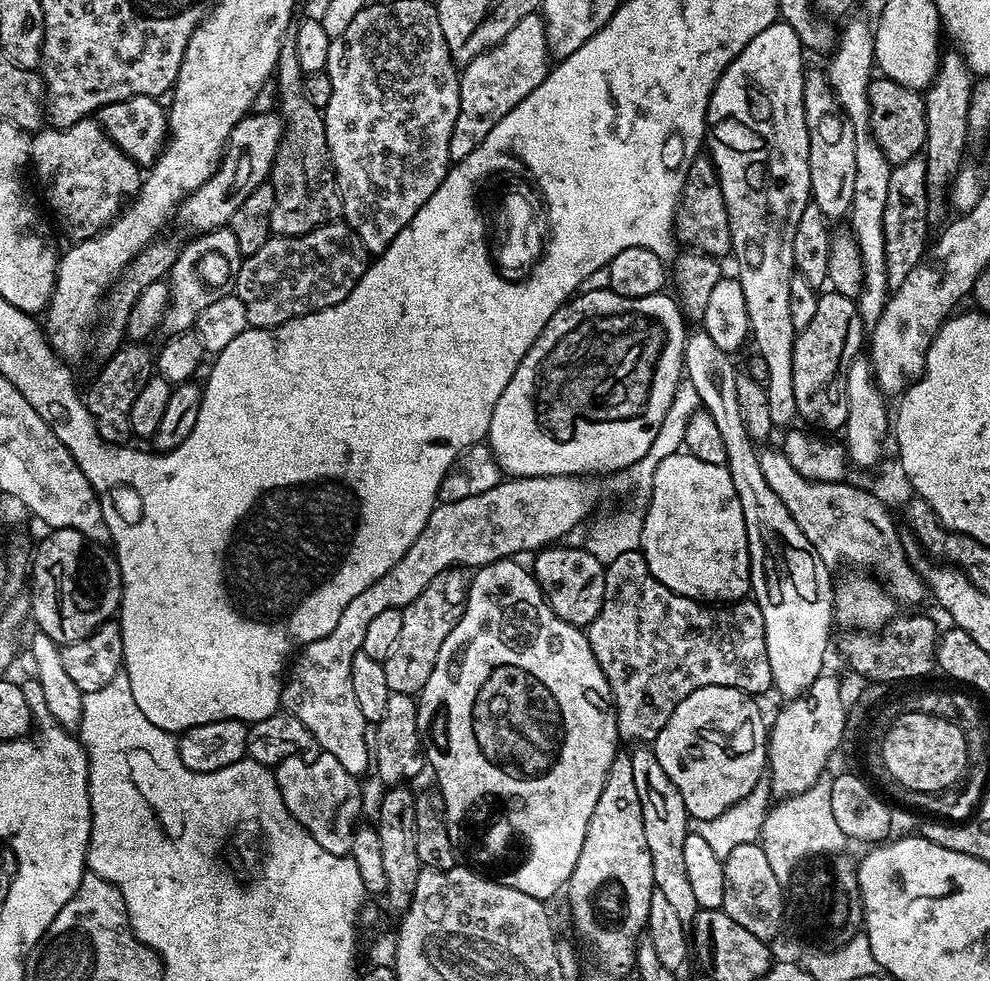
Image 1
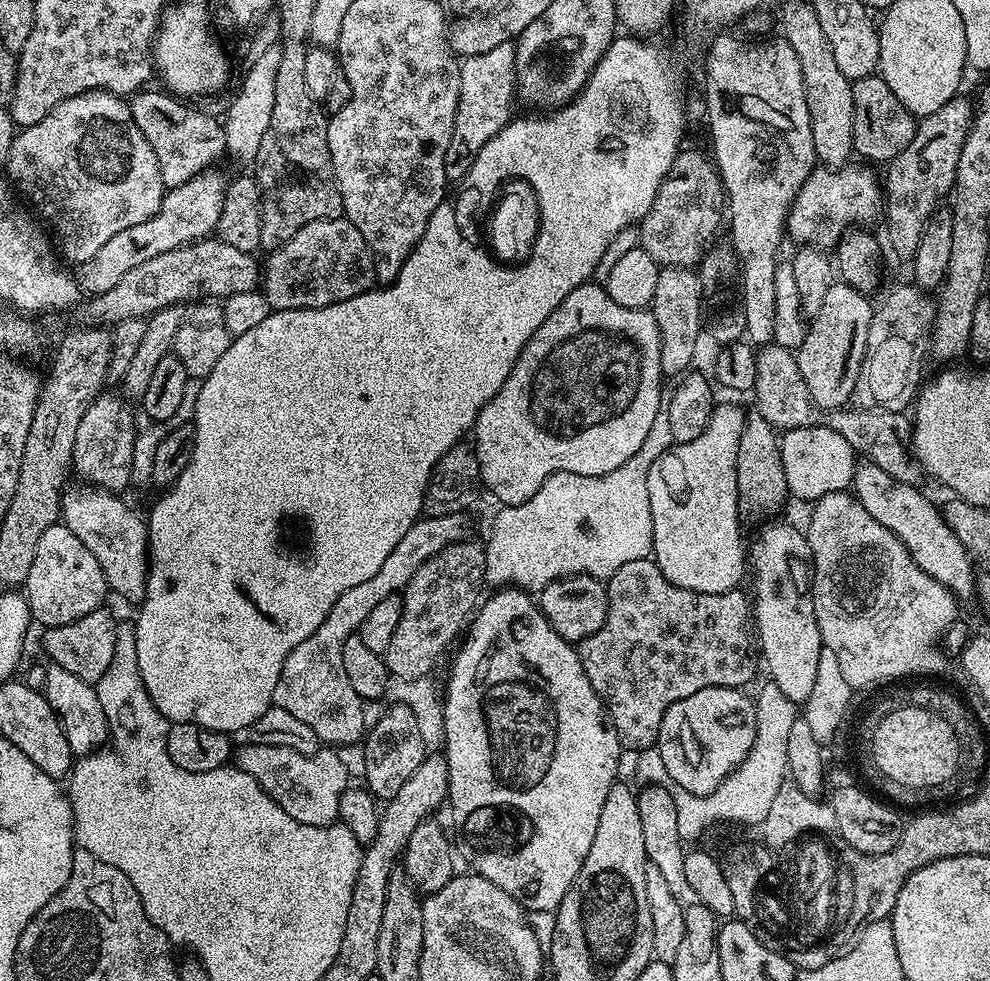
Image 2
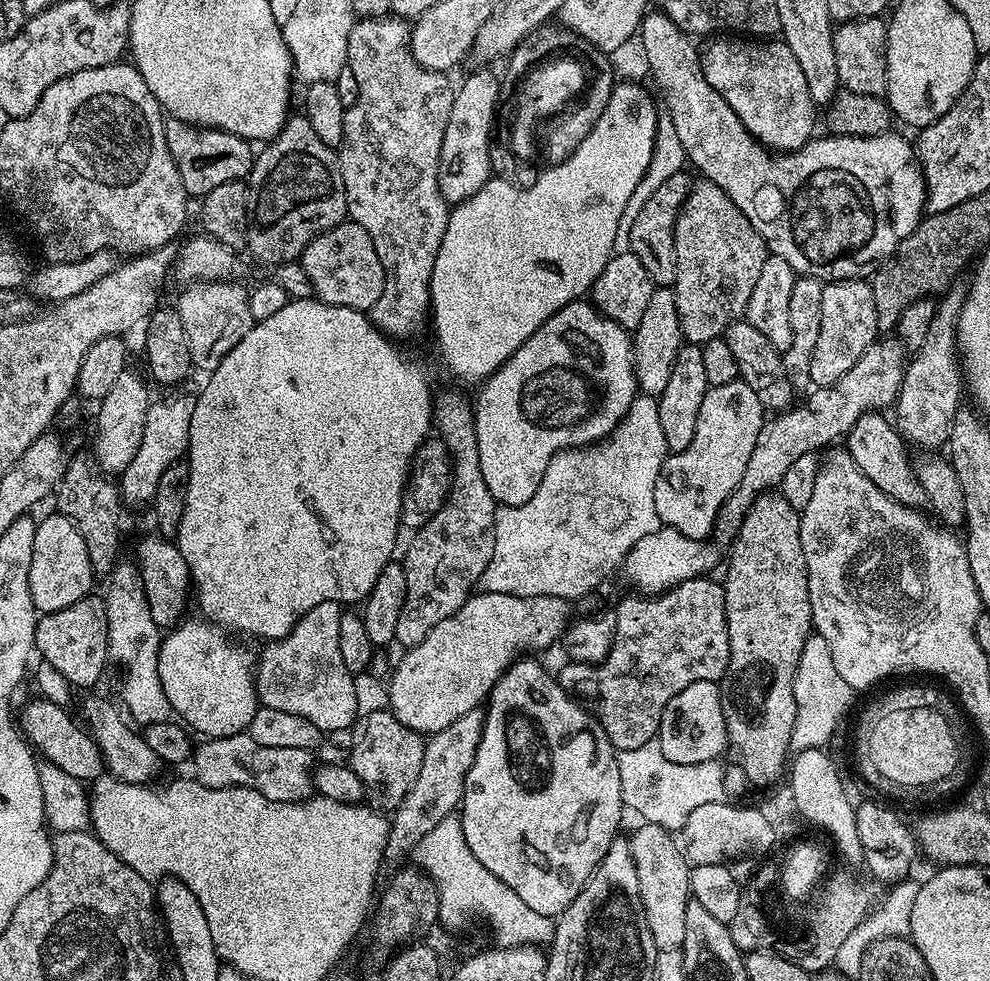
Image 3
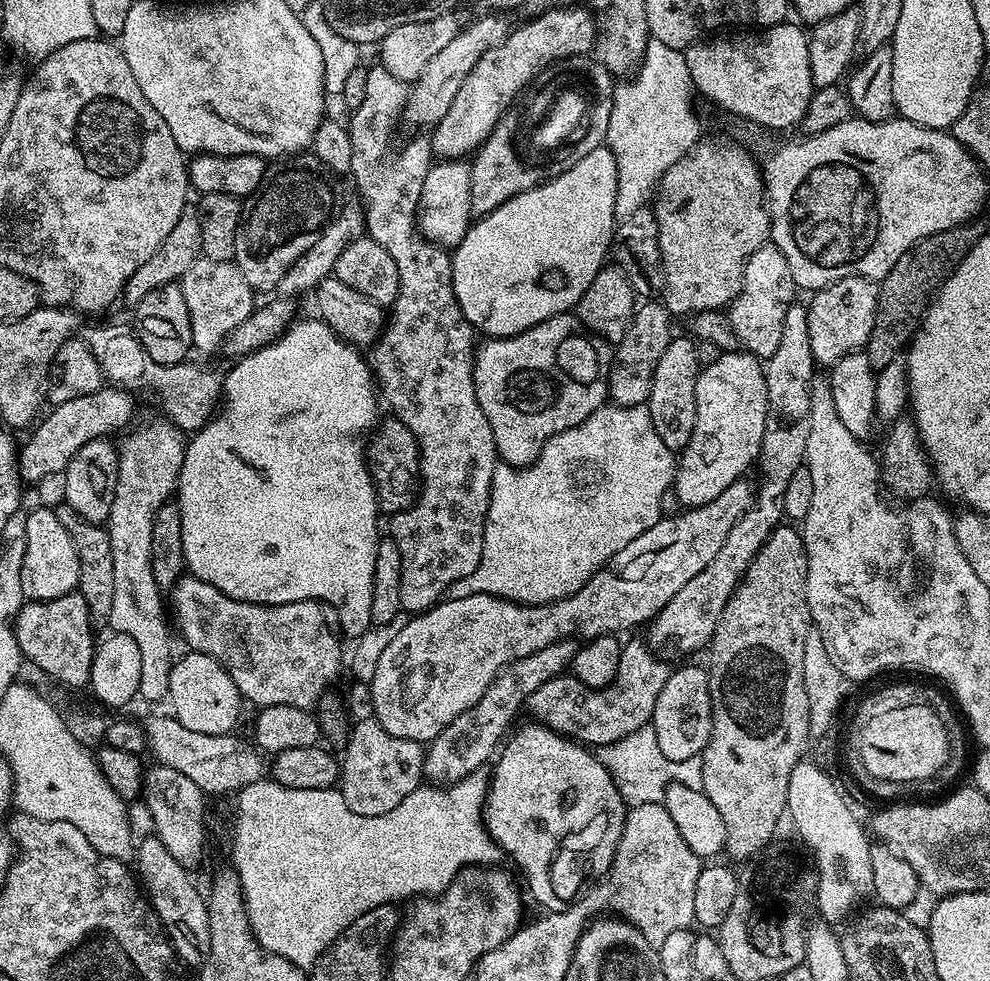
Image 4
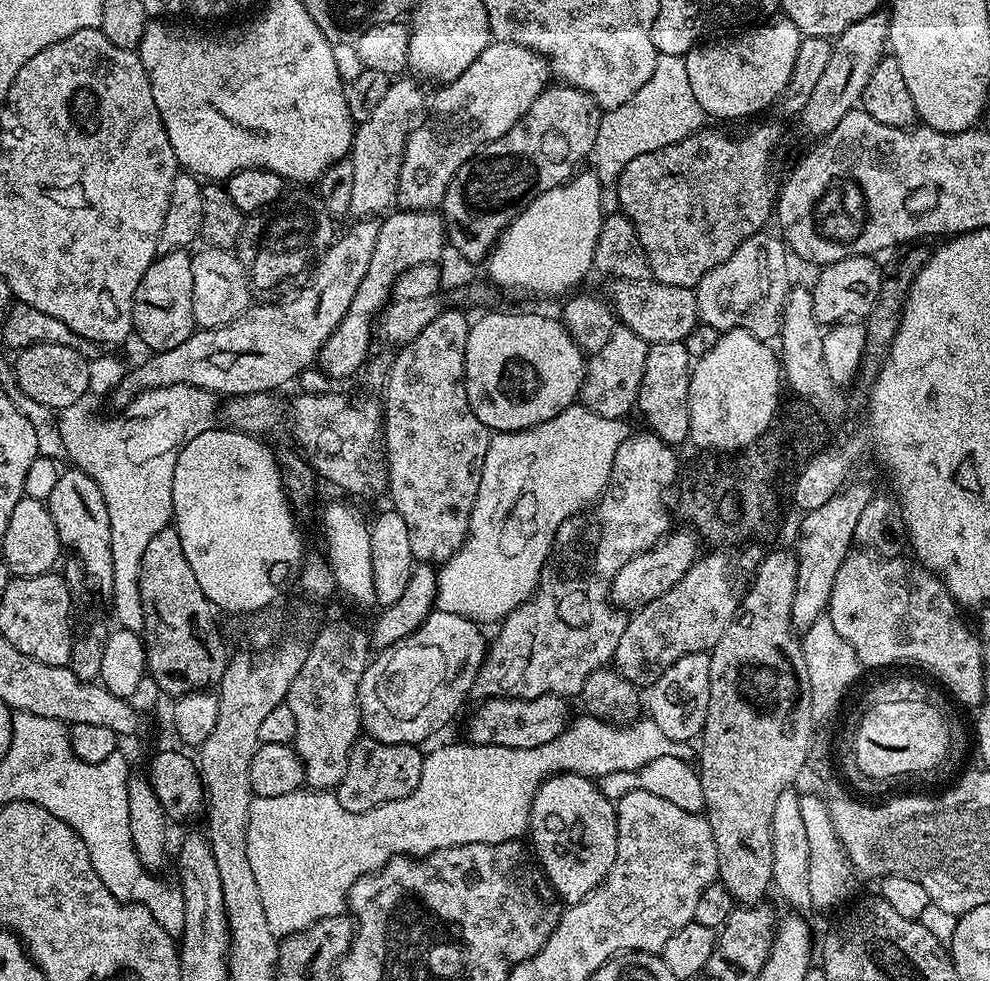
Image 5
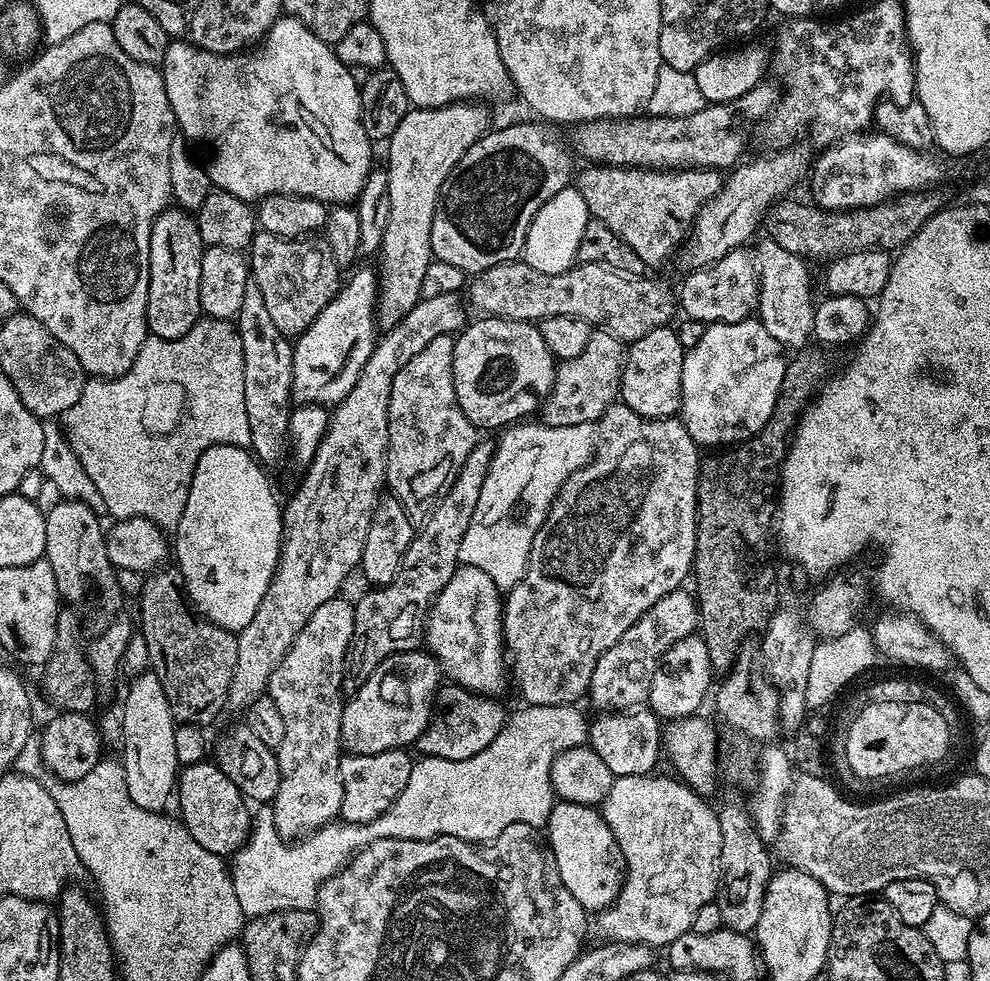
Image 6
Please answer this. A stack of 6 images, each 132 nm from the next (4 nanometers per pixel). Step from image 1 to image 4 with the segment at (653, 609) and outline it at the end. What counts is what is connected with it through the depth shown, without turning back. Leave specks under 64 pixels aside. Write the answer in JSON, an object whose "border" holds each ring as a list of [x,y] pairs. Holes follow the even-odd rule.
{"border":[[[643,639],[625,643],[620,649],[616,676],[605,688],[591,688],[571,674],[561,674],[542,682],[526,701],[526,712],[537,724],[544,724],[559,736],[577,741],[585,746],[603,746],[626,738],[640,727],[652,723],[654,706],[666,678],[673,669],[667,659],[661,658]]]}

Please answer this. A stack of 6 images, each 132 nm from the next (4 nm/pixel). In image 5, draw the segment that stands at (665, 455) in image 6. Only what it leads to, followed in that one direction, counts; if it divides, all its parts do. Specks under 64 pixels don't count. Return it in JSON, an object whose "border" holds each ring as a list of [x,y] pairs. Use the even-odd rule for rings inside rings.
{"border":[[[643,431],[644,432],[638,433],[637,436],[636,433],[630,434],[627,439],[624,440],[622,446],[618,448],[618,454],[614,456],[612,476],[608,480],[608,485],[604,487],[604,492],[600,496],[600,499],[587,510],[572,516],[569,520],[564,520],[562,526],[556,531],[556,541],[552,543],[552,555],[548,557],[548,561],[544,564],[544,569],[540,575],[540,585],[536,587],[536,593],[522,606],[515,608],[515,610],[502,621],[499,625],[500,633],[497,634],[496,641],[494,641],[493,644],[491,641],[490,647],[484,653],[484,661],[472,683],[470,696],[473,701],[493,700],[499,696],[510,696],[514,700],[537,700],[540,696],[576,698],[579,697],[580,692],[586,686],[586,678],[590,678],[590,674],[594,674],[594,670],[605,667],[605,665],[615,657],[618,638],[622,638],[622,630],[626,623],[626,616],[623,611],[617,610],[614,607],[610,599],[612,583],[618,574],[618,570],[622,570],[622,566],[626,566],[626,562],[630,562],[635,556],[655,547],[660,540],[663,540],[665,536],[669,535],[668,504],[664,501],[664,495],[667,494],[668,487],[670,487],[671,484],[673,487],[678,480],[678,471],[676,472],[677,449],[664,440],[659,440],[652,431]]]}

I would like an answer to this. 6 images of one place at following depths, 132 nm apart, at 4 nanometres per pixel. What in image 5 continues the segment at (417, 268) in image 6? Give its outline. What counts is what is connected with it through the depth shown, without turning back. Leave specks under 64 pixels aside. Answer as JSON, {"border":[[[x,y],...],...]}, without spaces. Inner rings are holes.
{"border":[[[496,40],[488,44],[478,58],[458,78],[443,85],[436,97],[431,97],[430,111],[416,125],[406,142],[406,150],[402,158],[402,174],[398,174],[398,190],[396,198],[401,209],[409,212],[431,212],[439,209],[444,203],[444,195],[458,170],[463,164],[475,157],[480,149],[502,138],[530,106],[544,93],[550,84],[548,61],[526,46],[518,46],[505,40]]]}

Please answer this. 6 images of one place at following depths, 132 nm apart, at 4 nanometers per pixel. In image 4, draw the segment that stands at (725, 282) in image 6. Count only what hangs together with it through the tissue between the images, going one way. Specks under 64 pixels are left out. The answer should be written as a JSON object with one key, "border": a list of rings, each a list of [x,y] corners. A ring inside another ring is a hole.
{"border":[[[771,242],[754,250],[754,254],[748,259],[746,274],[742,278],[742,290],[738,290],[738,294],[726,309],[728,324],[732,327],[737,341],[752,355],[759,356],[761,361],[768,361],[770,354],[778,350],[778,342],[782,339],[782,322],[786,319],[786,310],[790,310],[790,306],[797,299],[796,295],[798,295],[798,289],[782,250],[778,250]]]}

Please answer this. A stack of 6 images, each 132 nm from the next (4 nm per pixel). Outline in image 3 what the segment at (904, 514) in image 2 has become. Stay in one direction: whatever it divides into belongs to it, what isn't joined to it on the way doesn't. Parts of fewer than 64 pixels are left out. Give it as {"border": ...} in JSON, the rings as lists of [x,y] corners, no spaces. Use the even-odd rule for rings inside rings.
{"border":[[[880,410],[862,414],[862,418],[858,418],[858,422],[854,422],[854,426],[848,431],[847,450],[854,458],[858,470],[862,470],[862,474],[866,474],[866,478],[870,478],[870,482],[874,482],[878,490],[909,508],[919,509],[927,505],[928,499],[916,477],[913,461],[908,461],[909,449],[904,437],[897,432],[895,423],[884,416],[887,415]]]}

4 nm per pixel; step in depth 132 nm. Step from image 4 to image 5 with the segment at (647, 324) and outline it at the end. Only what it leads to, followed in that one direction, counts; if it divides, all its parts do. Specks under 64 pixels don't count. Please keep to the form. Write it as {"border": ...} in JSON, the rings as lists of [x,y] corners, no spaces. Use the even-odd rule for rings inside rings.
{"border":[[[617,327],[610,342],[602,350],[587,357],[584,381],[580,387],[579,403],[602,418],[619,420],[636,408],[638,390],[642,386],[642,370],[646,370],[646,354],[650,345],[626,327]]]}

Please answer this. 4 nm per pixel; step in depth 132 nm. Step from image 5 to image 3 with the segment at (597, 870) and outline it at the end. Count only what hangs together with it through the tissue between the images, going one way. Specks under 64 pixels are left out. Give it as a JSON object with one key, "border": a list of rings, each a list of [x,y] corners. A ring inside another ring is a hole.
{"border":[[[518,658],[509,666],[489,692],[483,713],[484,729],[480,735],[474,760],[466,774],[464,799],[461,800],[458,809],[462,834],[466,834],[466,846],[470,846],[474,858],[478,858],[478,862],[482,862],[482,866],[486,866],[486,870],[490,870],[494,878],[506,882],[506,886],[510,886],[510,890],[514,890],[514,894],[518,894],[518,898],[522,898],[522,902],[526,902],[526,906],[534,910],[534,914],[546,914],[558,918],[566,910],[566,906],[570,906],[570,902],[578,898],[582,886],[590,878],[590,874],[596,869],[612,841],[617,839],[619,832],[616,831],[620,828],[620,811],[625,811],[626,808],[622,798],[617,749],[612,747],[602,726],[592,717],[591,712],[575,696],[570,695],[560,685],[559,679],[553,673],[551,676],[536,661],[536,658]]]}

